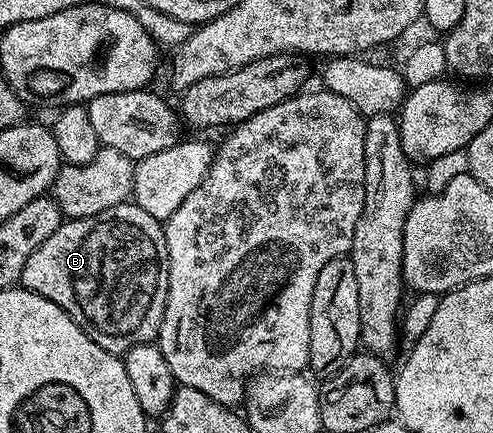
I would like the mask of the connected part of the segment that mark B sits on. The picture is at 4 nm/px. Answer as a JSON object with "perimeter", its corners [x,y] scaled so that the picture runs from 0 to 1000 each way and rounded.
{"perimeter":[[[258,464],[211,492],[168,506],[134,506],[65,594],[49,610],[41,647],[53,670],[122,704],[154,751],[203,806],[229,820],[254,822],[276,797],[312,792],[320,778],[333,704],[341,686],[341,575],[331,517],[316,501],[292,492],[278,469]]]}

